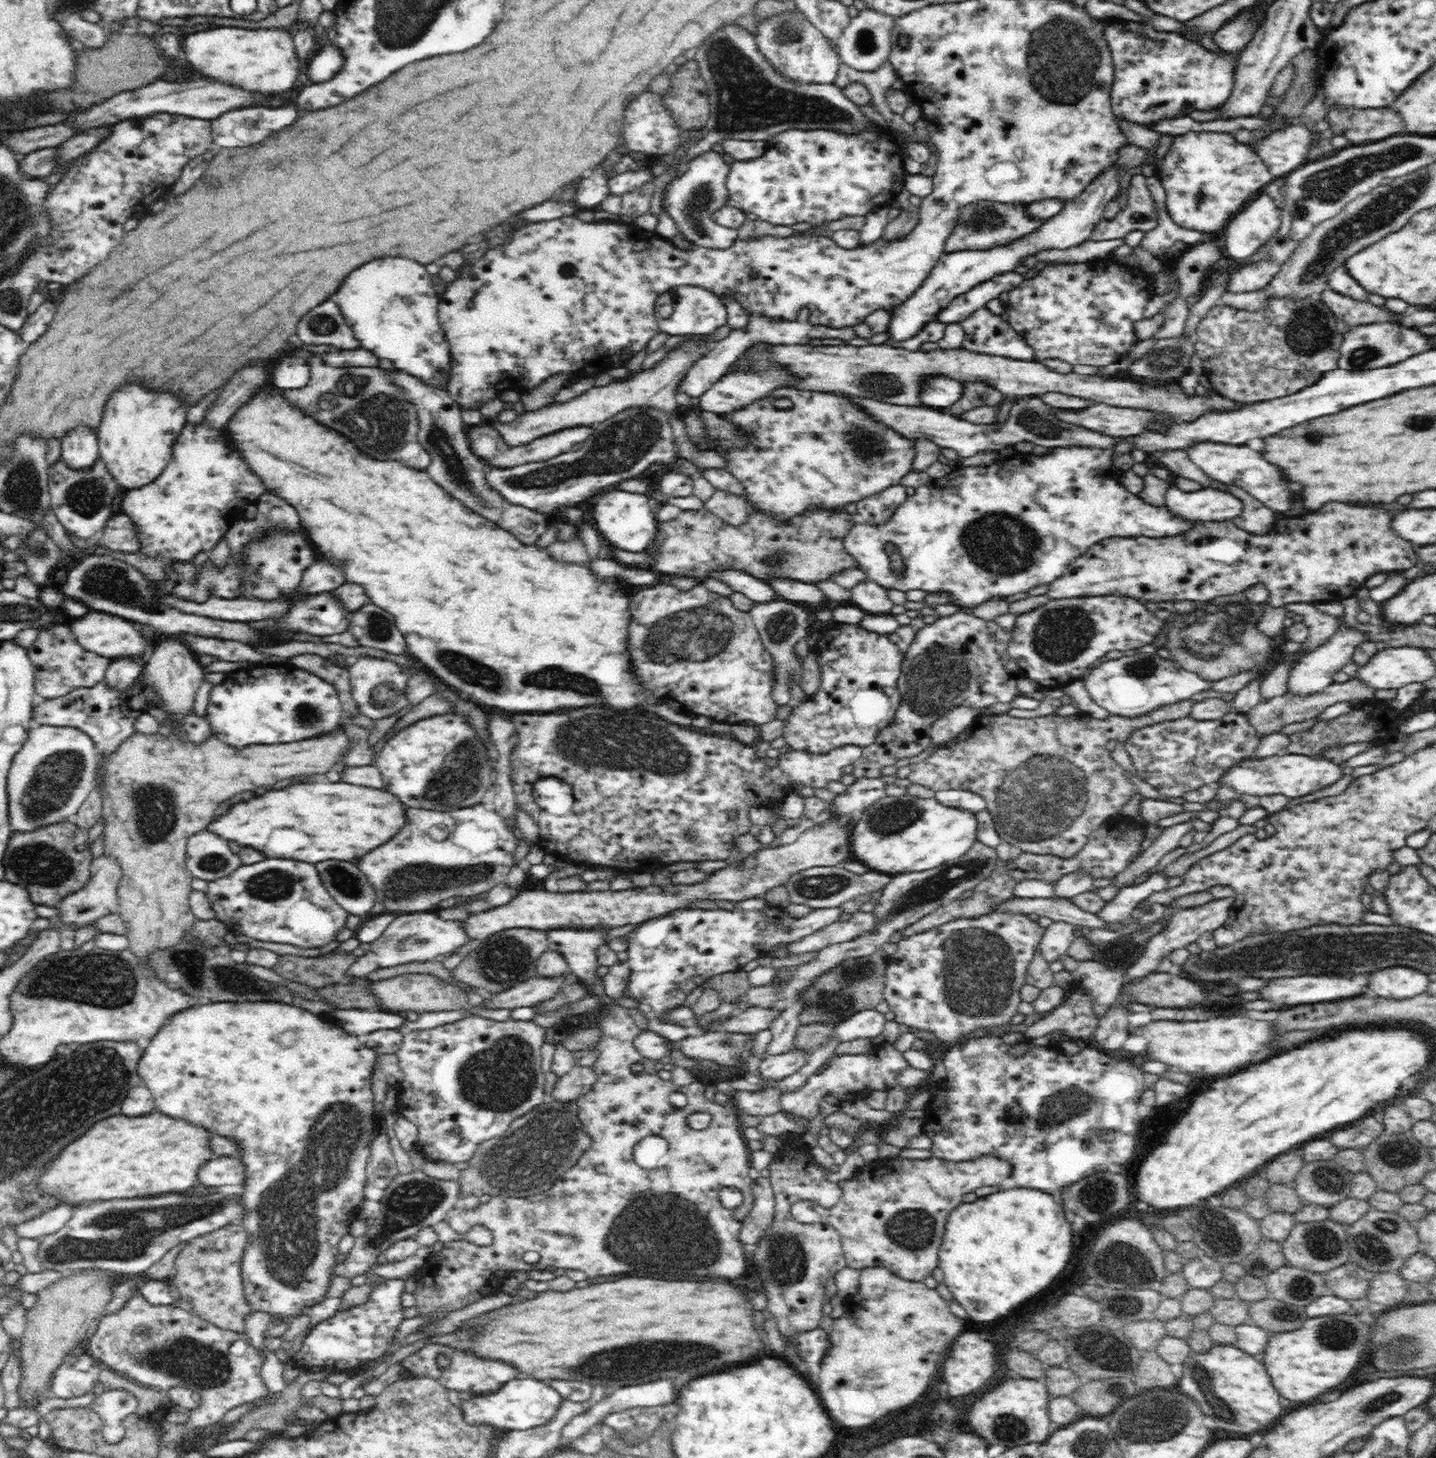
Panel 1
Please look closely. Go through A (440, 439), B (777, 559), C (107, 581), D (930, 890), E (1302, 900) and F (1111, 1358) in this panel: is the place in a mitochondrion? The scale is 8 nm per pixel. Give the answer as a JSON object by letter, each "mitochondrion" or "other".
{"A":"mitochondrion","B":"mitochondrion","C":"mitochondrion","D":"mitochondrion","E":"other","F":"mitochondrion"}

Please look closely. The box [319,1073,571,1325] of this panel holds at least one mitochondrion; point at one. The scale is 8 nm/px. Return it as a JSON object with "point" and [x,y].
{"point":[411,1202]}

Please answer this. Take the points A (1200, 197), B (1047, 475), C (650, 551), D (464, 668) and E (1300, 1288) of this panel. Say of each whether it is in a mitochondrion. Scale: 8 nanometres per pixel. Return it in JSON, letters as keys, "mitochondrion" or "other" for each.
{"A":"other","B":"other","C":"other","D":"mitochondrion","E":"mitochondrion"}

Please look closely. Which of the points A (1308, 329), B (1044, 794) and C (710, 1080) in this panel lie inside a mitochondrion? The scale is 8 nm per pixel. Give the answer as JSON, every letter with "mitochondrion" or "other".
{"A":"mitochondrion","B":"mitochondrion","C":"other"}

